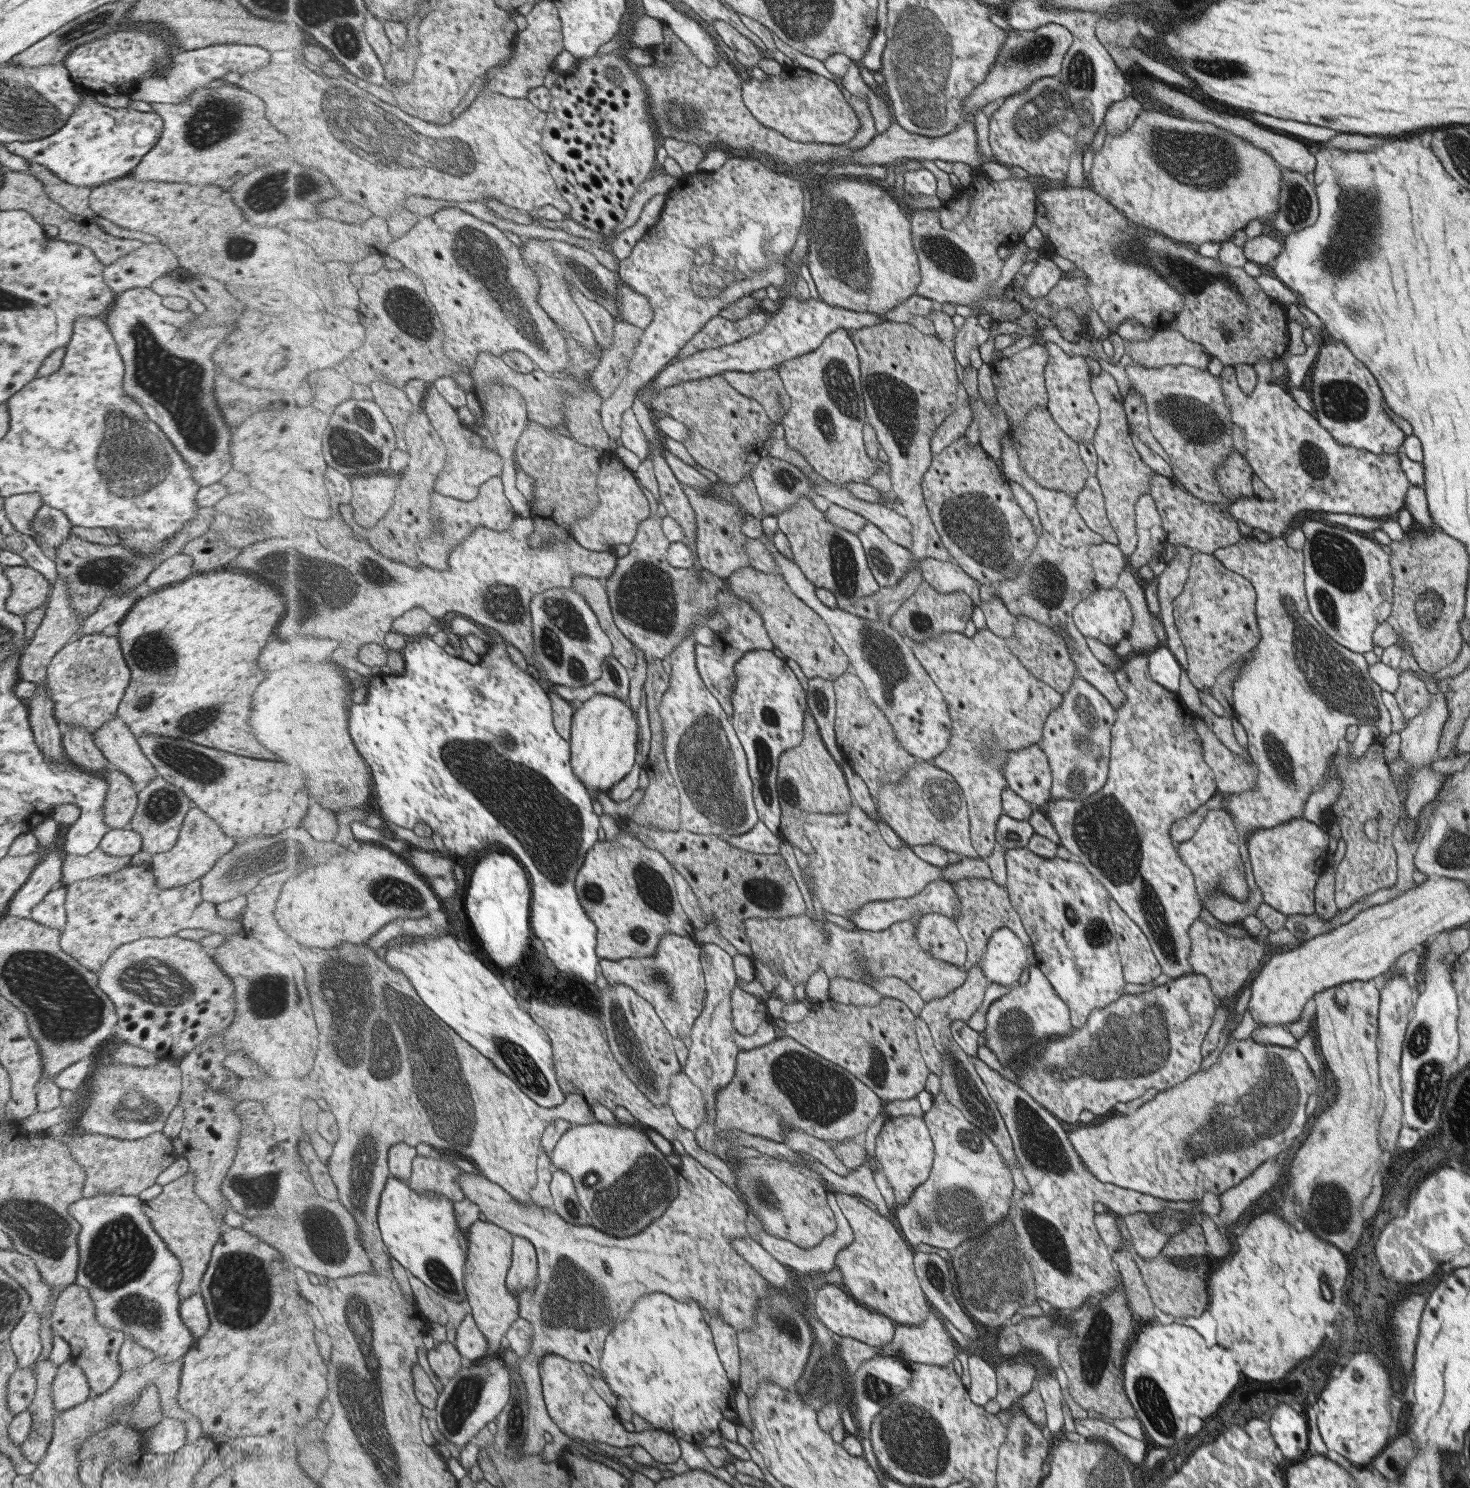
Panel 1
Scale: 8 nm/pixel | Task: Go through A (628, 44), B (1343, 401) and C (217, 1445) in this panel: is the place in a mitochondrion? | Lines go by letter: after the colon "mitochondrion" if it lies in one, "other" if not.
A: other
B: mitochondrion
C: other

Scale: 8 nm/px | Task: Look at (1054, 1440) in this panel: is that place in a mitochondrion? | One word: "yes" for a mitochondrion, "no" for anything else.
no

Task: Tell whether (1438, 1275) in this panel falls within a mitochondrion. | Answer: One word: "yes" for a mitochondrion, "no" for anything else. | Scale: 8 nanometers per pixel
no

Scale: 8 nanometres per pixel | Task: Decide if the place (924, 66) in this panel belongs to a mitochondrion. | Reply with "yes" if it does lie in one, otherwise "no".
yes

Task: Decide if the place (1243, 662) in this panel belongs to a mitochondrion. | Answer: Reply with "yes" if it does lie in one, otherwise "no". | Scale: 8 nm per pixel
no

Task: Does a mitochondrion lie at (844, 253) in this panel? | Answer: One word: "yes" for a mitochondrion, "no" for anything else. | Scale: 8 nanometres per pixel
yes

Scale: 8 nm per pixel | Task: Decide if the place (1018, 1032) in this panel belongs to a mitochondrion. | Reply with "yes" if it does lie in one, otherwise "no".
yes

